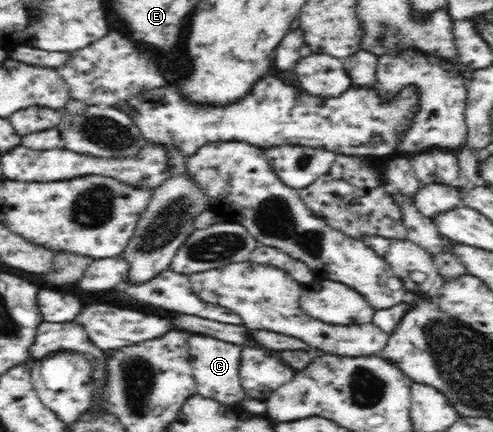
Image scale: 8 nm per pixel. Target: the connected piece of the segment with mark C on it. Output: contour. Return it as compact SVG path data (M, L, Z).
M192 336L190 338L190 360L194 368L193 377L196 378L197 393L203 398L216 400L226 406L238 406L248 398L240 384L240 354L244 346L238 344L226 344L222 340L216 340L212 336Z

